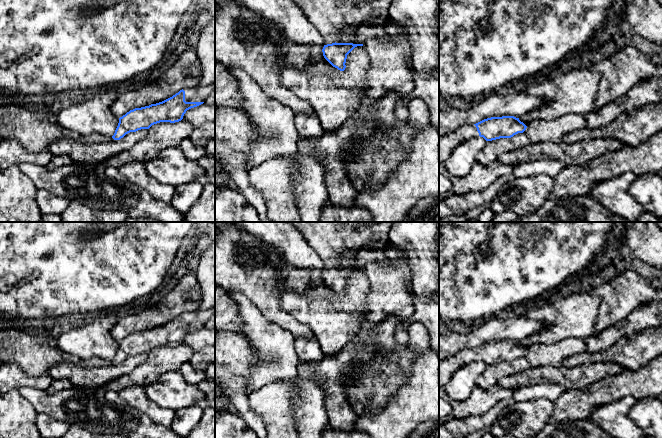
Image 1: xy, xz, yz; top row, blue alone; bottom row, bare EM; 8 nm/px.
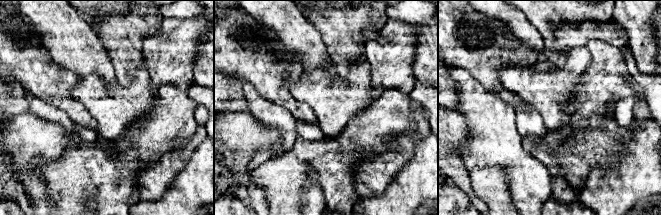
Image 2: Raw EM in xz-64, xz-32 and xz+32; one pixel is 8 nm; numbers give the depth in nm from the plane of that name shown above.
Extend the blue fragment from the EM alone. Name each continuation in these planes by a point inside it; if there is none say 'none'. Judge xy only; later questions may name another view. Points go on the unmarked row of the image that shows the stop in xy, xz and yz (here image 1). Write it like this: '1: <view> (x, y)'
1: xy (200, 317)

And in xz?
1: xz (331, 240)

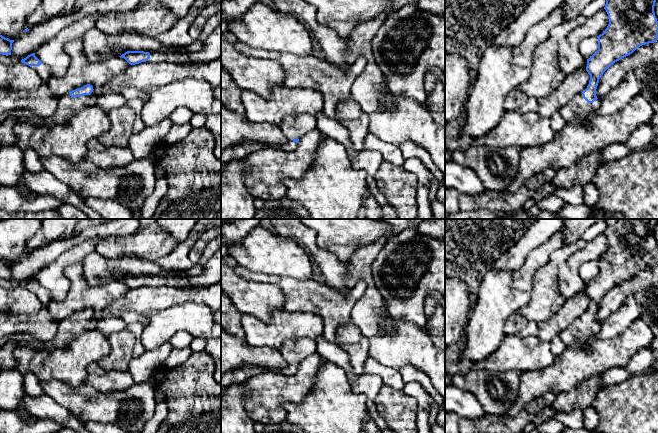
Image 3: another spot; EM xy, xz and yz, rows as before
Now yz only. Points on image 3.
1: yz (576, 333)

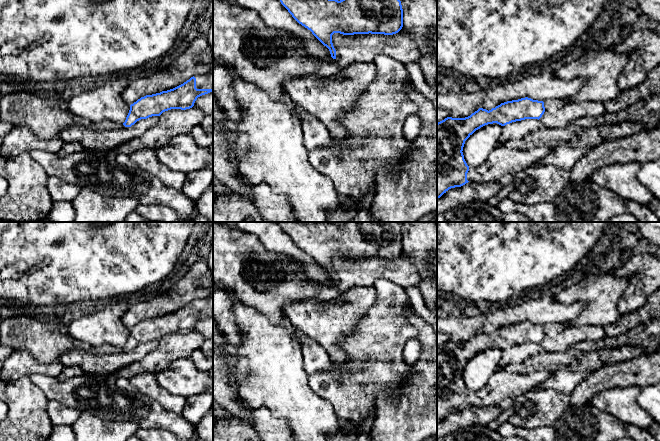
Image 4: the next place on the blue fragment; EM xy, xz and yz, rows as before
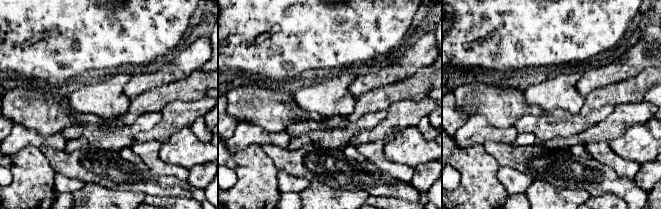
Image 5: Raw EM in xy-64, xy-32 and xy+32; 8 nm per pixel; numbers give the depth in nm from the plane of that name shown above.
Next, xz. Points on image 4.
none

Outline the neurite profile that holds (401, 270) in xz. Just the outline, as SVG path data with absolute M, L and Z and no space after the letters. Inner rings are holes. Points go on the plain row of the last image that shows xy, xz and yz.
M401 253L393 259L334 257L332 267L341 291L353 286L374 286L377 280L393 282L403 288L418 286L422 277L409 257Z

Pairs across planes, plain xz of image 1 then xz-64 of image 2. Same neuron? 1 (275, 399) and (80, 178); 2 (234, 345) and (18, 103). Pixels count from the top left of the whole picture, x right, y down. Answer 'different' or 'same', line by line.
1: same
2: different

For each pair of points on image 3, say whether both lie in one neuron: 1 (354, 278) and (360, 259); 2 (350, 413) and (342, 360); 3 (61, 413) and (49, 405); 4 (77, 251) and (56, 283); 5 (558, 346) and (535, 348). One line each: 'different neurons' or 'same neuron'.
1: same neuron
2: different neurons
3: same neuron
4: same neuron
5: different neurons

